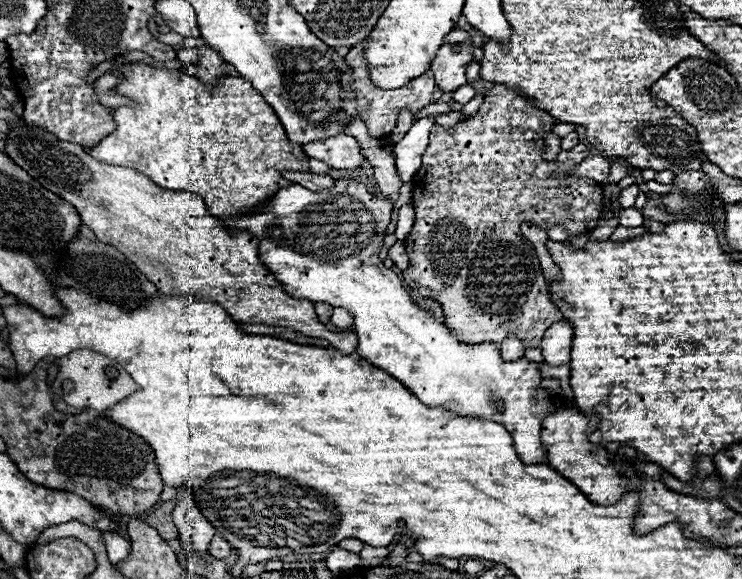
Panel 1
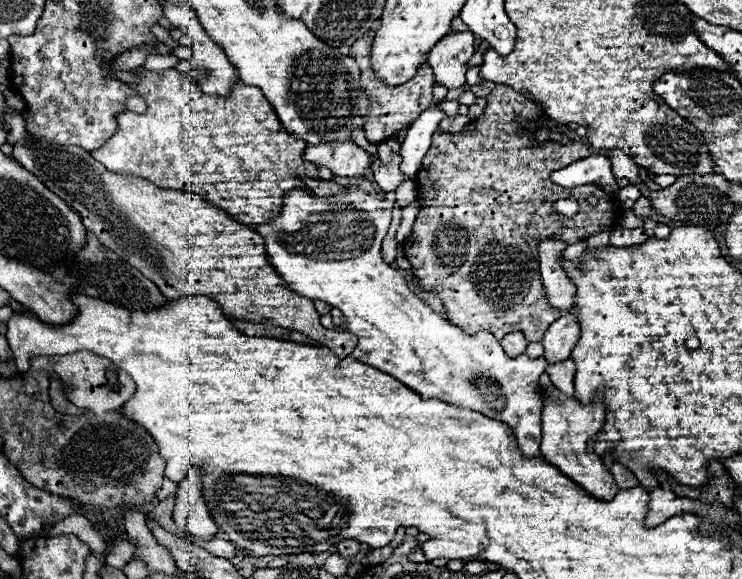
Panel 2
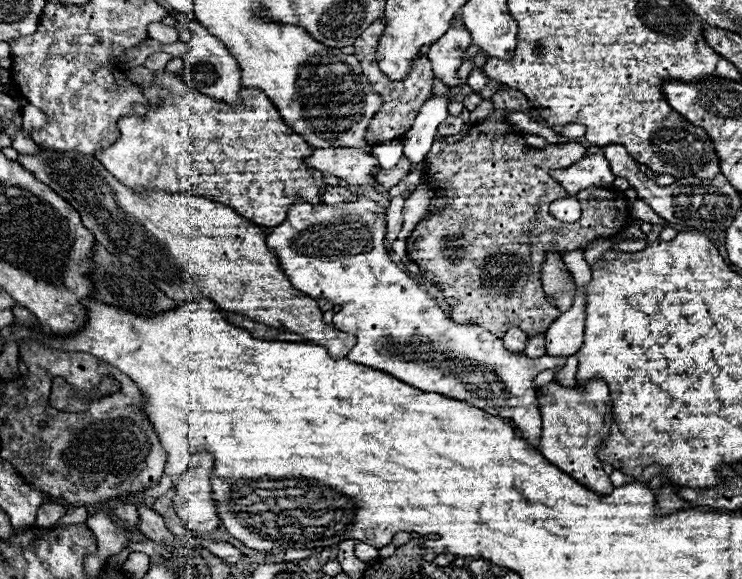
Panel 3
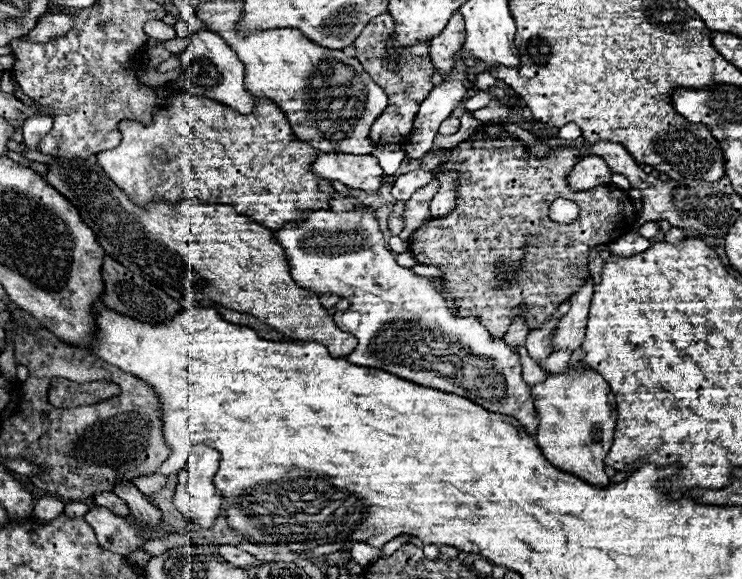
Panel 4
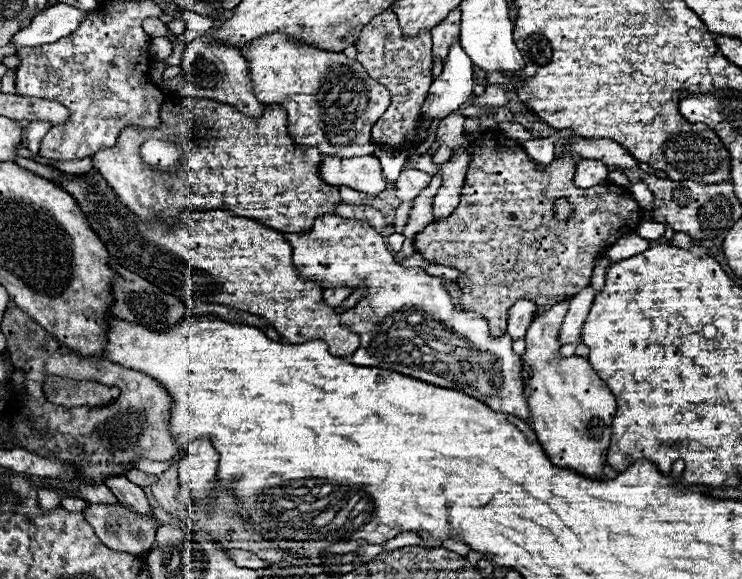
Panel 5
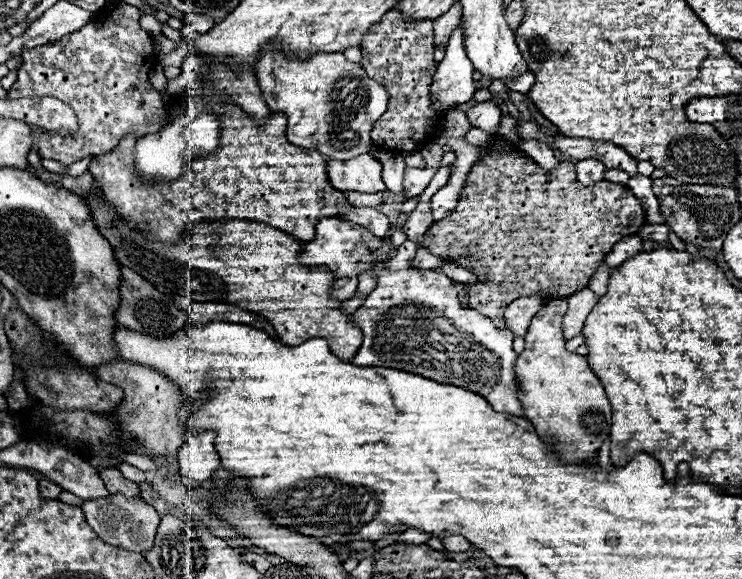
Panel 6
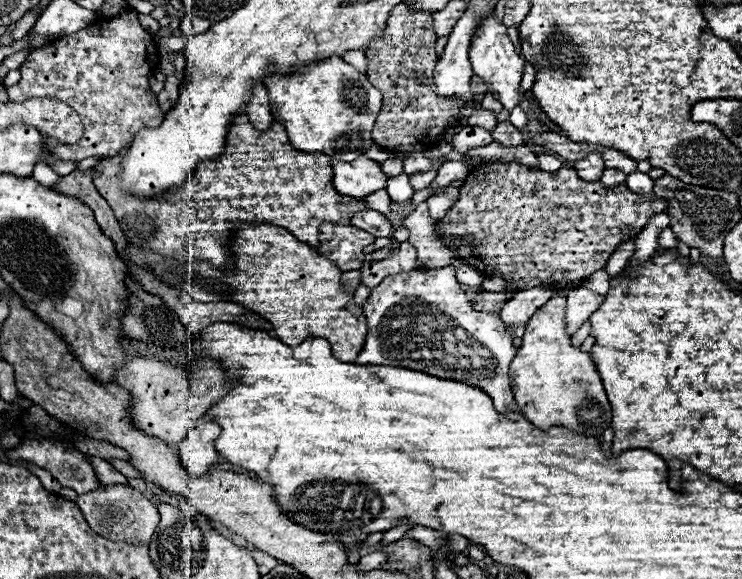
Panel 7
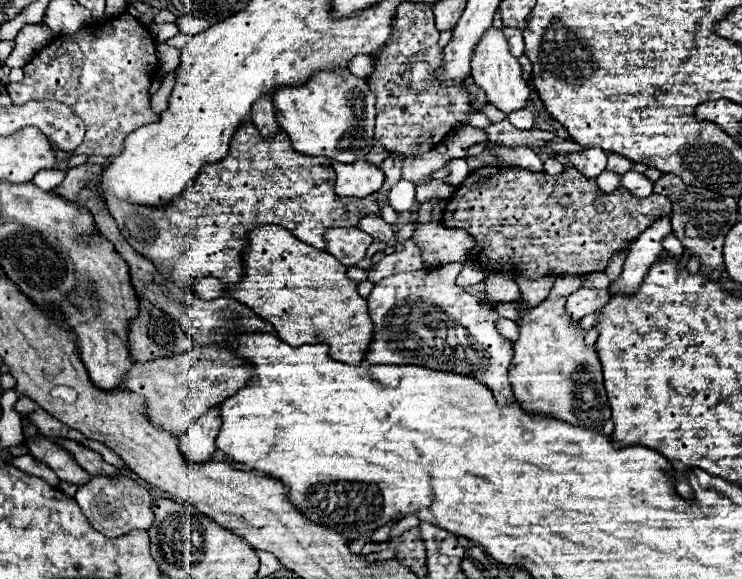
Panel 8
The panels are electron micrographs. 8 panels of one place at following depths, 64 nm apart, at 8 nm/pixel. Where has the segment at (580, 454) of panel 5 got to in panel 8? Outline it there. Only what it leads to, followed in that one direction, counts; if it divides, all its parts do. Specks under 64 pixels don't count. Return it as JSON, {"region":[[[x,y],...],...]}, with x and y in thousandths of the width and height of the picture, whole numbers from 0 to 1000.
{"region":[[[774,477],[749,480],[741,511],[701,556],[701,580],[693,591],[693,615],[687,625],[687,663],[695,694],[720,718],[741,718],[790,743],[809,746],[814,725],[822,722],[822,698],[817,687],[811,636],[801,601],[790,601],[779,556],[763,546],[763,515],[768,504],[784,497],[784,484]]]}

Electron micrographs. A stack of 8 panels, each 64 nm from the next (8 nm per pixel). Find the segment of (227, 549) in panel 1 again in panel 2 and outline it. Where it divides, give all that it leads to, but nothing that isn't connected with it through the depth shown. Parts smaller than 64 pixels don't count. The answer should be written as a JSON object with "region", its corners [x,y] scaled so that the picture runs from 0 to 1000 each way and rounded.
{"region":[[[294,926],[288,933],[265,933],[259,934],[259,938],[271,946],[278,946],[278,950],[283,950],[288,960],[305,960],[307,967],[313,967],[318,960],[318,943],[313,936],[307,936],[307,933],[294,929]]]}

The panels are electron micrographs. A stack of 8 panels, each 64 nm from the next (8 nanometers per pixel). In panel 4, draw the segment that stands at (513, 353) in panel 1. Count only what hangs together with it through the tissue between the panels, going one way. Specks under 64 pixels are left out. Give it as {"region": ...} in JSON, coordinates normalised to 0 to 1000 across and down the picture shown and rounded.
{"region":[[[704,549],[693,553],[685,566],[685,573],[679,577],[679,587],[687,601],[695,601],[695,598],[706,598],[706,587],[712,580],[712,566],[709,566],[709,556]]]}

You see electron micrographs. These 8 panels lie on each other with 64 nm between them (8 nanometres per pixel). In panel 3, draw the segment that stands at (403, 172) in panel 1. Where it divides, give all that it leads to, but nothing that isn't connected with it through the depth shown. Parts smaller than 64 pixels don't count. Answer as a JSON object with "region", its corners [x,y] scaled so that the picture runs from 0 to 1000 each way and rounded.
{"region":[[[604,162],[601,166],[582,166],[563,193],[555,221],[544,231],[544,269],[553,276],[555,294],[563,294],[571,280],[590,218],[604,204]]]}

